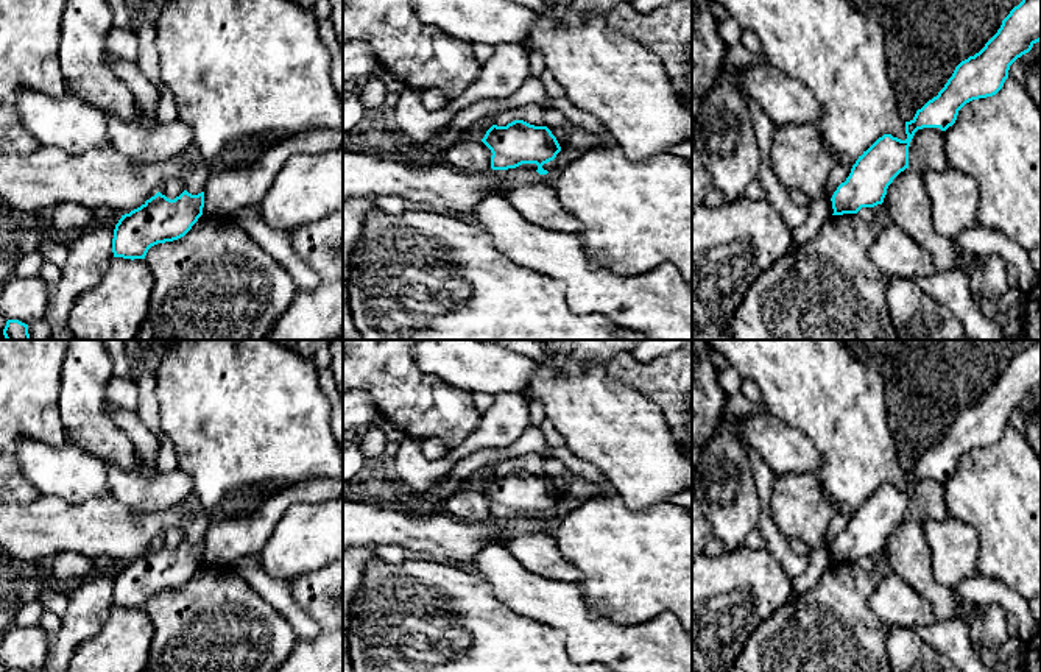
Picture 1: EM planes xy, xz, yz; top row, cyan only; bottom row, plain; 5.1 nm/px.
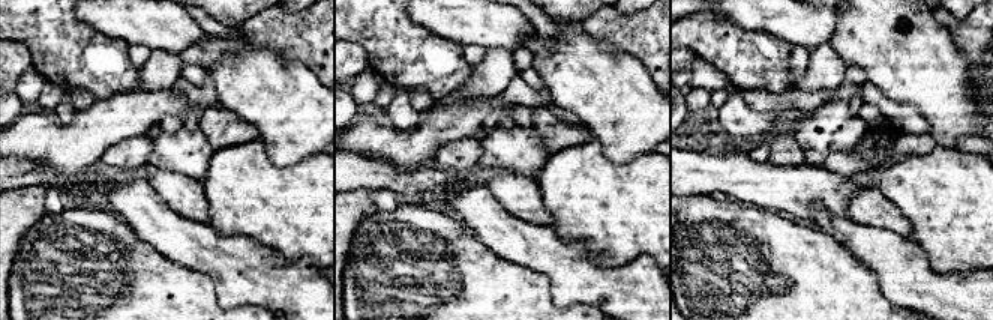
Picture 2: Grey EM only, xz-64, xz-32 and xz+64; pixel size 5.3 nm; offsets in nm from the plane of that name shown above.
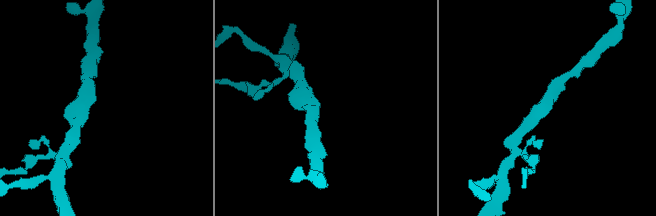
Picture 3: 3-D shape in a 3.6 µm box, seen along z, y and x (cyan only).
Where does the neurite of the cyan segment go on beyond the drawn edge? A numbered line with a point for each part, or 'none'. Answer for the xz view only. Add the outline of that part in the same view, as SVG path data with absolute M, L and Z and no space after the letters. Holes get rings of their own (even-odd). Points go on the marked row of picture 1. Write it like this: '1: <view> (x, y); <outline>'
none

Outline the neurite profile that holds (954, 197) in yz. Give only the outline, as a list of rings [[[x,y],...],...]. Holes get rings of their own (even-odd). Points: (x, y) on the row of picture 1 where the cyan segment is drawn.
[[[952,168],[923,173],[926,193],[932,204],[933,229],[954,239],[960,232],[979,228],[979,184],[971,176]]]

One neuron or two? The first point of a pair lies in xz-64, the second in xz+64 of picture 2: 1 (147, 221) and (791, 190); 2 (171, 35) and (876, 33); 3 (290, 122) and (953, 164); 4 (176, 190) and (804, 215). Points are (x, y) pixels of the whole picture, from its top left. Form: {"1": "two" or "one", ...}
{"1": "two", "2": "two", "3": "two", "4": "two"}

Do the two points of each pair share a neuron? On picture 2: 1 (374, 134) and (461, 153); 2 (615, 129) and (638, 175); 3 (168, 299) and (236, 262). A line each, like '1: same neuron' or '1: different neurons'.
1: different neurons
2: different neurons
3: different neurons

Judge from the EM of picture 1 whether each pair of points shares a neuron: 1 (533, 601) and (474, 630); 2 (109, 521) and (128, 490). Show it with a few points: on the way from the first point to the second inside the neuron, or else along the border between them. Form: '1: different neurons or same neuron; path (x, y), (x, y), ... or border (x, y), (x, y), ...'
1: different neurons; border (488, 583), (515, 611), (547, 624)
2: different neurons; border (111, 493), (136, 516), (148, 516), (156, 512)

